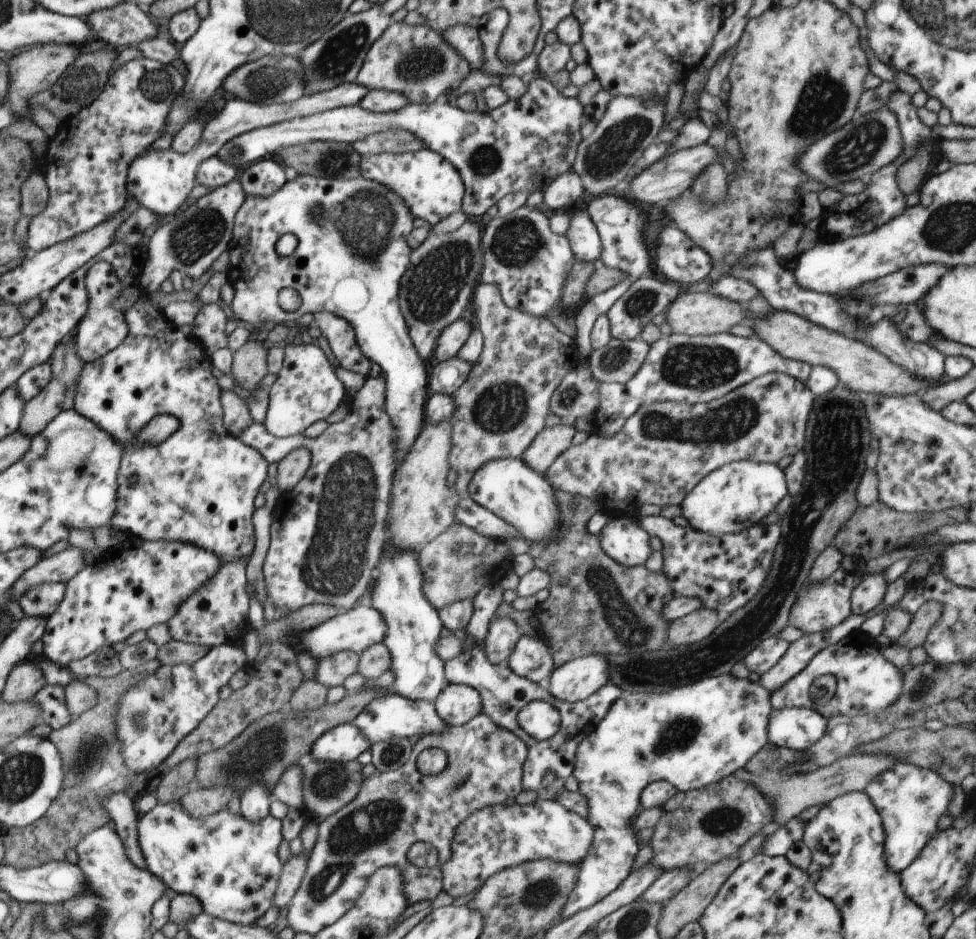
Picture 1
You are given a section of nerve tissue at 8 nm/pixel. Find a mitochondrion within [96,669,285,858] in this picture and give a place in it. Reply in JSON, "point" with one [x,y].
{"point":[136,718]}

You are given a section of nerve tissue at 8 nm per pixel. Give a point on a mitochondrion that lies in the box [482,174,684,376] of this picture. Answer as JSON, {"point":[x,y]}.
{"point":[516,243]}

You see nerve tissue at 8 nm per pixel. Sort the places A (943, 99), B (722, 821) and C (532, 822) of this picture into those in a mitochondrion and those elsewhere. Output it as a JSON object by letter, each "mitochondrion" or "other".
{"A":"other","B":"mitochondrion","C":"other"}

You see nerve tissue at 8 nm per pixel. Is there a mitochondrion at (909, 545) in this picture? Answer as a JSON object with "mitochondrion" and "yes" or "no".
{"mitochondrion":"no"}

